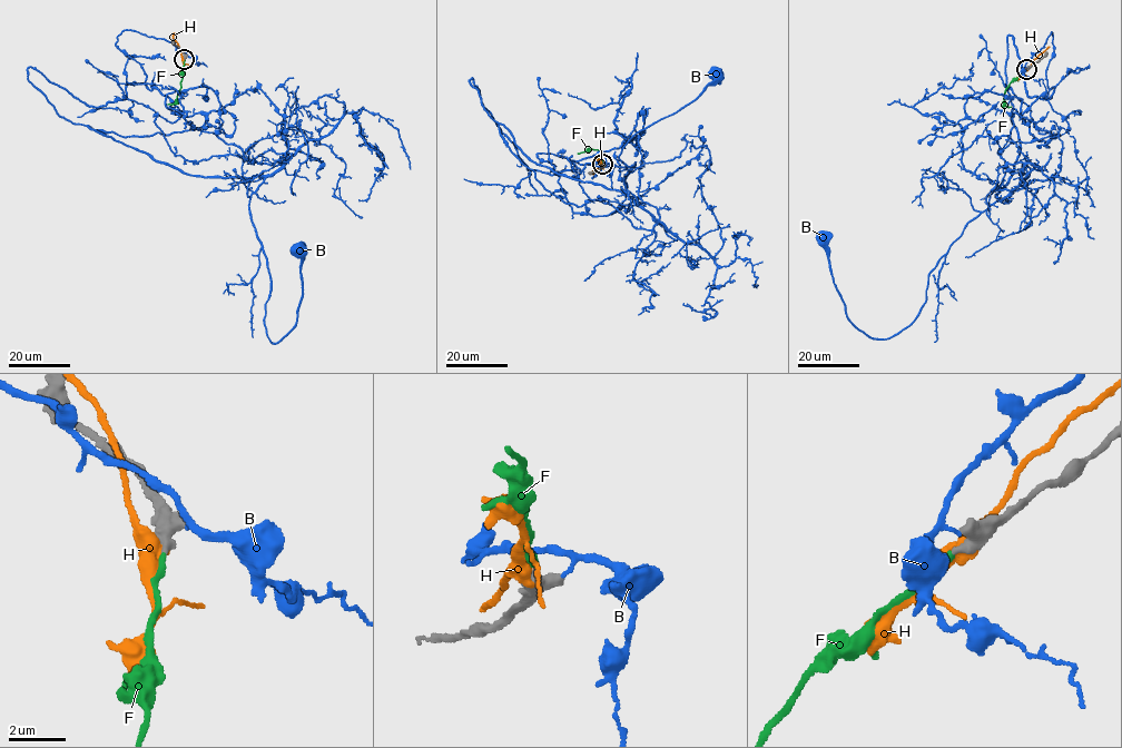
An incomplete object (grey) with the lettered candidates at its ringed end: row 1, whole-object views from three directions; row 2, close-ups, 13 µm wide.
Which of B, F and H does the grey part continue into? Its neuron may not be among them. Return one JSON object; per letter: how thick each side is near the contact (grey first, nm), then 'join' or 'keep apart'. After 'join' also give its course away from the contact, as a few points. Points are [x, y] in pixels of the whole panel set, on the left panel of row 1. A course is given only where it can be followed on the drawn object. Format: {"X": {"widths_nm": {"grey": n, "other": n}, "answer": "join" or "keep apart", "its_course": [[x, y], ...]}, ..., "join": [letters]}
{"B": {"widths_nm": {"grey": 340, "other": 150}, "answer": "keep apart"}, "F": {"widths_nm": {"grey": 380, "other": 260}, "answer": "join", "its_course": [[185, 58], [177, 99], [167, 104]]}, "H": {"widths_nm": {"grey": 700, "other": 500}, "answer": "keep apart"}, "join": ["F"]}

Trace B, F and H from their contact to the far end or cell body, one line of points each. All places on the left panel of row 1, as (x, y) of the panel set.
B: (187, 56), (124, 30), (147, 79), (94, 107), (28, 80), (189, 175), (265, 176), (275, 343), (298, 248)
F: (185, 58), (177, 99), (167, 104)
H: (184, 57), (174, 32)

